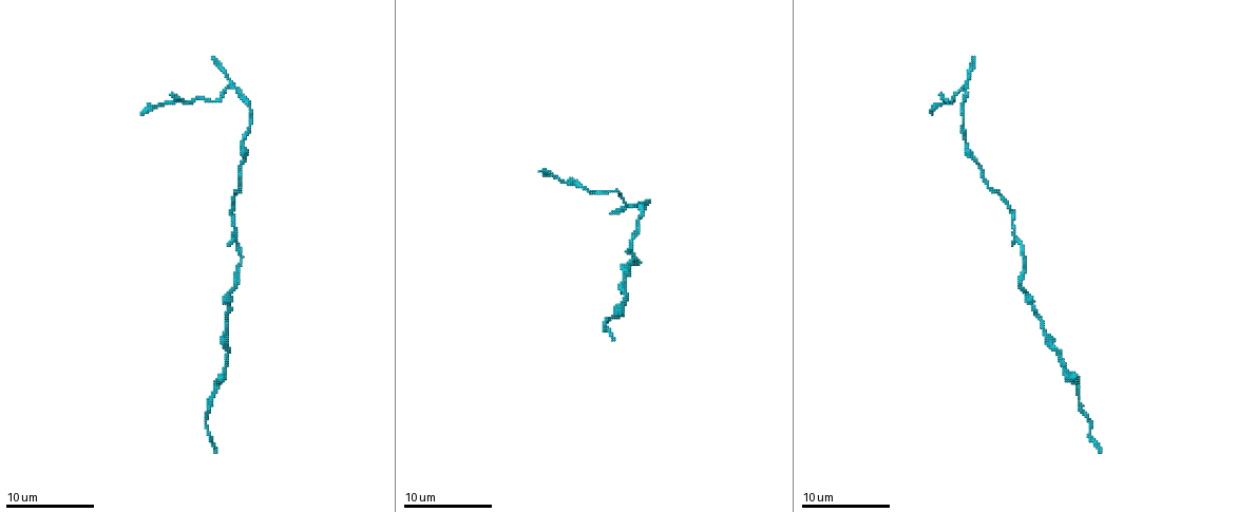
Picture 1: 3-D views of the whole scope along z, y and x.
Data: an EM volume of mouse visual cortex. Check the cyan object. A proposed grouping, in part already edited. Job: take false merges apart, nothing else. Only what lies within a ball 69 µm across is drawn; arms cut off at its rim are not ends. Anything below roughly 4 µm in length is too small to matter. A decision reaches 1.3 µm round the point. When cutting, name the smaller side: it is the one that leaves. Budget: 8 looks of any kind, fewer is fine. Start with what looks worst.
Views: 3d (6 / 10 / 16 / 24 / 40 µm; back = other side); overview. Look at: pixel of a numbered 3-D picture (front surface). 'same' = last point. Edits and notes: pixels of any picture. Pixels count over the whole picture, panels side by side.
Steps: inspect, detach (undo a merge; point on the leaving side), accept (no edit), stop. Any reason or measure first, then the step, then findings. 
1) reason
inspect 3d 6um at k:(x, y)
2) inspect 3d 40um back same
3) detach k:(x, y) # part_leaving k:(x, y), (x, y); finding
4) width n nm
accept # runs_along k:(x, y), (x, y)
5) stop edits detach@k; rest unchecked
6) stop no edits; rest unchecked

sudden change in width
inspect 3d 10um at 1:(627, 272)

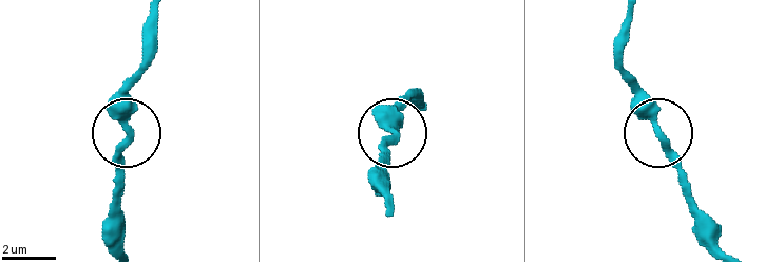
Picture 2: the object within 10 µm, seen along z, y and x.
accept # runs_along 2:(155, 22), (146, 70), (128, 97), (121, 210); all the same neuron

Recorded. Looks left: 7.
thick turns thin
inspect 3d 10um at 1:(1077, 383)

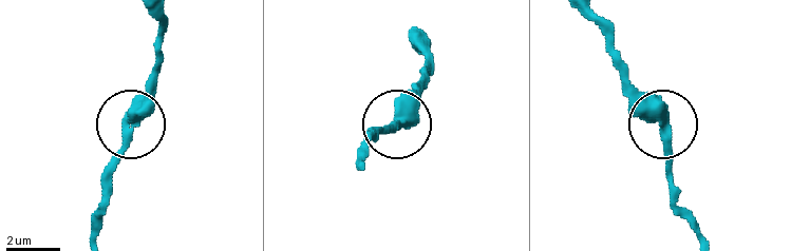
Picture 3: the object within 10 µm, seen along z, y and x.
accept # runs_along 3:(581, 8), (603, 36), (628, 90), (660, 124), (669, 182); one neuron here

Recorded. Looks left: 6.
calibre changes
inspect 3d 16um at 1:(236, 237)

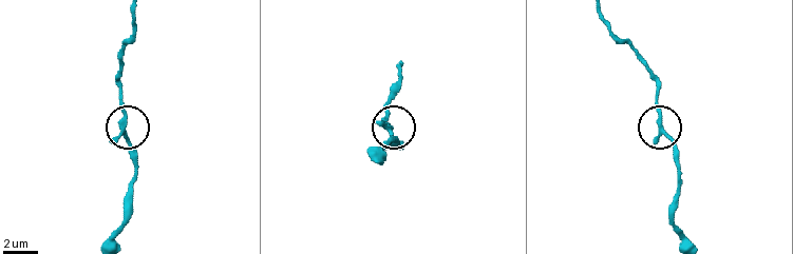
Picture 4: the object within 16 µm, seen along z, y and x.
zoom in
inspect 3d 6um at 4:(660, 128)

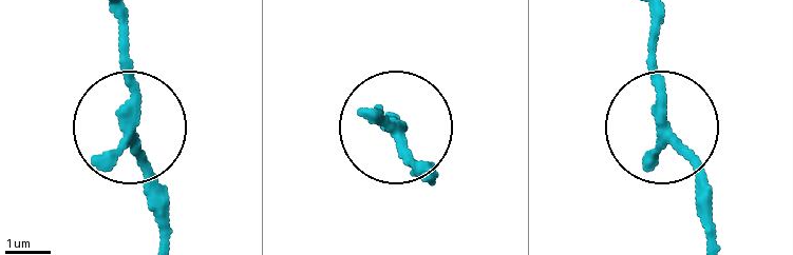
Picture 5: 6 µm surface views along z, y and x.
arms 3
accept # runs_along 5:(648, 51), (664, 137), (713, 224); all the same neuron

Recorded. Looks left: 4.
sudden change in width
inspect 3d 16um at 1:(641, 213)

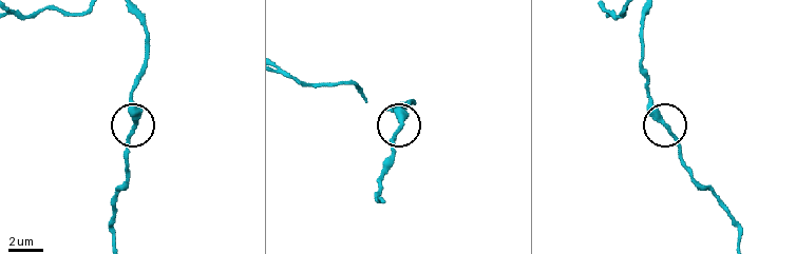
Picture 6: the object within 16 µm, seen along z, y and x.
accept # runs_along 6:(112, 239), (112, 201), (125, 176), (133, 89); continuous, no second neuron

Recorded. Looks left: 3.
stop no edits; rest unchecked

